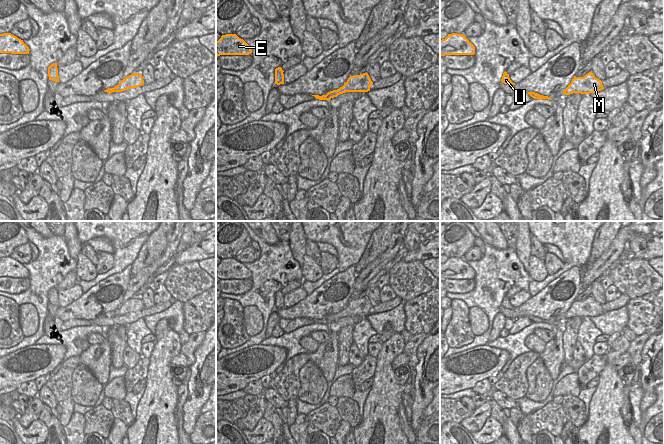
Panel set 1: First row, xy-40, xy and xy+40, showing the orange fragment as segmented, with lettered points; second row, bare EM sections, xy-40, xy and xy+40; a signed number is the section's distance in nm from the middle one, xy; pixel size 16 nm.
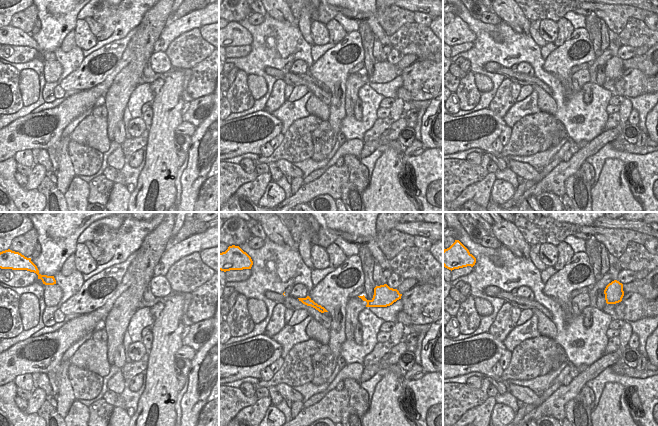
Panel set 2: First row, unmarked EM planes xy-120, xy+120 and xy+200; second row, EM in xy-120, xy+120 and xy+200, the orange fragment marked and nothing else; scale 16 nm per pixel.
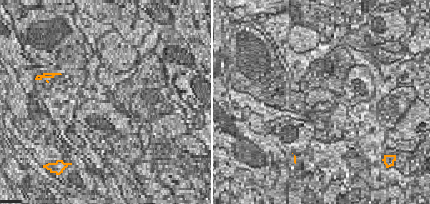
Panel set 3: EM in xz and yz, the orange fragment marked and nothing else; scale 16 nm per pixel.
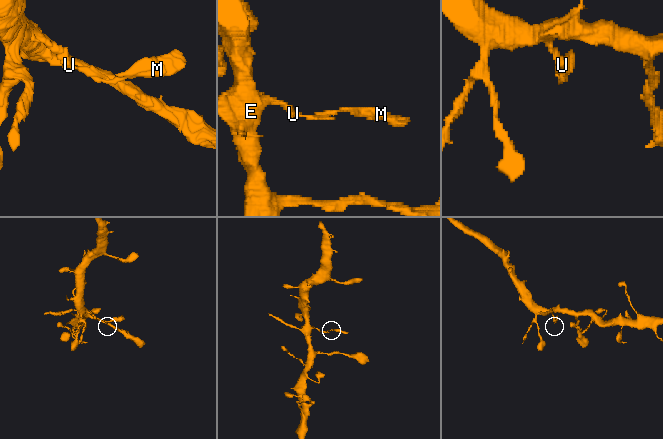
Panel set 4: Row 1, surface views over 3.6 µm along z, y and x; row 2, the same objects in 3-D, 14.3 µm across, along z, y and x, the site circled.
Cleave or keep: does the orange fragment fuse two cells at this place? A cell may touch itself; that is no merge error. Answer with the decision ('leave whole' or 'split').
split

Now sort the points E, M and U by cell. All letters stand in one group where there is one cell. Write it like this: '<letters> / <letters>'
E U / M

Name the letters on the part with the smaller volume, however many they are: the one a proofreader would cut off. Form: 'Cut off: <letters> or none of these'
Cut off: M

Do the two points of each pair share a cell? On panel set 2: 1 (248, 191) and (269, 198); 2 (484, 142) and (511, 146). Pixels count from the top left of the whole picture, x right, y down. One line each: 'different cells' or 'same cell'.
1: different cells
2: different cells

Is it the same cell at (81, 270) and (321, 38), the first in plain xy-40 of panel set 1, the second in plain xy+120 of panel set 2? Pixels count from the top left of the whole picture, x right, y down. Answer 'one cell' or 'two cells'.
one cell

